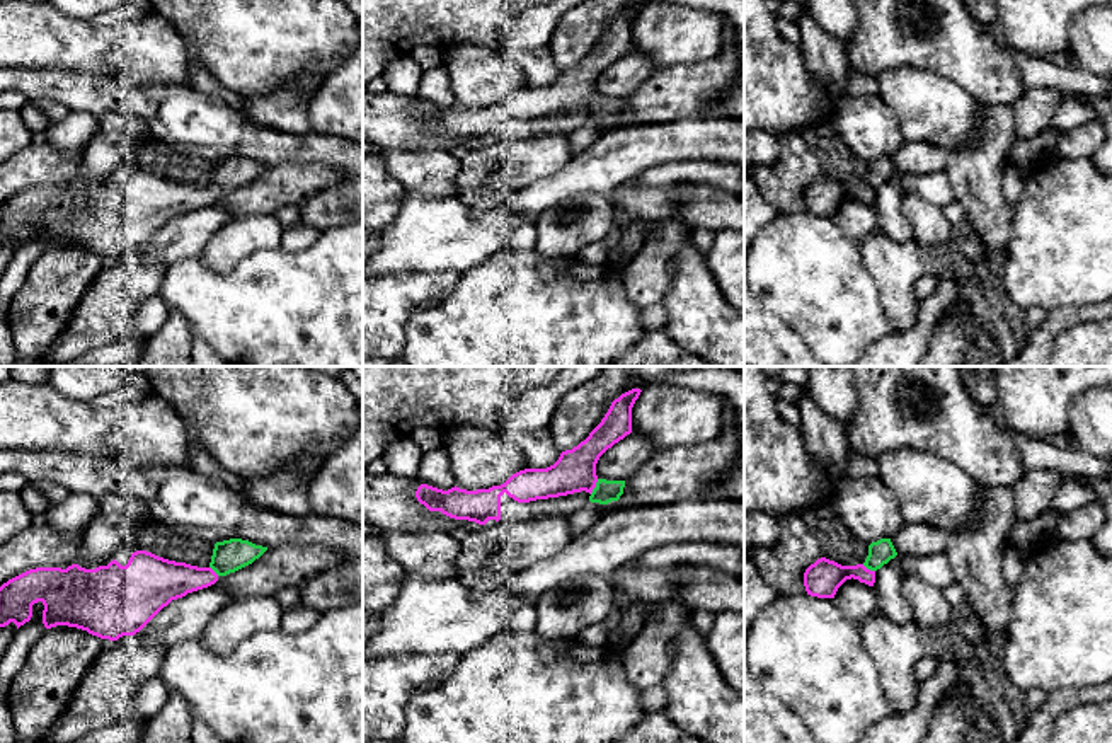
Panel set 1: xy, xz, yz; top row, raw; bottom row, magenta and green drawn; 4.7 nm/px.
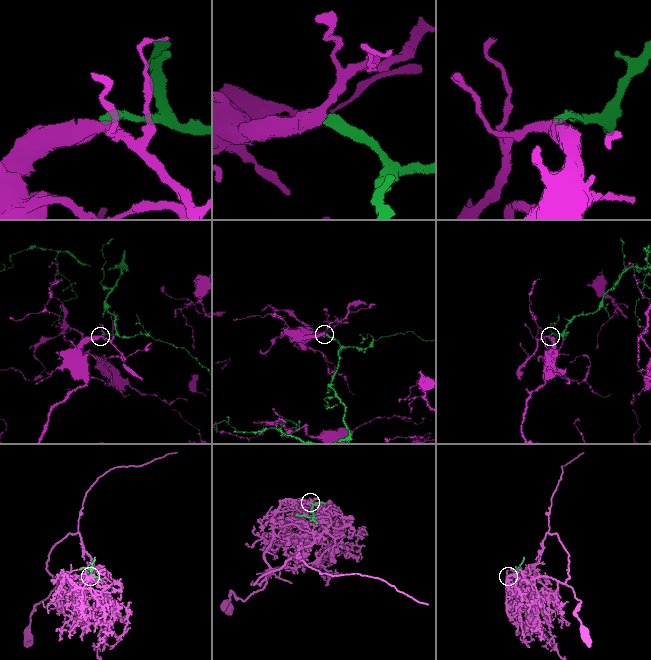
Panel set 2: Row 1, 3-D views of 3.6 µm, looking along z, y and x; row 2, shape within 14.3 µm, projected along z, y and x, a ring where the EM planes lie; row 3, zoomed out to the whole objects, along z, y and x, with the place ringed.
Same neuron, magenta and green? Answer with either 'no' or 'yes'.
yes

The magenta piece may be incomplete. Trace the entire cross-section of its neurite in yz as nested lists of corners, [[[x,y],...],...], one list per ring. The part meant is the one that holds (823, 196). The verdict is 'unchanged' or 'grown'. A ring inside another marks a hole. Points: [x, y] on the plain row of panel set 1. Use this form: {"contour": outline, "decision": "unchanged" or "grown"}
{"contour": [[[880,157],[868,164],[868,174],[863,182],[841,184],[826,176],[817,177],[804,191],[807,213],[817,216],[834,216],[838,206],[846,198],[858,198],[868,204],[875,201],[875,189],[897,174],[891,157]]], "decision": "grown"}

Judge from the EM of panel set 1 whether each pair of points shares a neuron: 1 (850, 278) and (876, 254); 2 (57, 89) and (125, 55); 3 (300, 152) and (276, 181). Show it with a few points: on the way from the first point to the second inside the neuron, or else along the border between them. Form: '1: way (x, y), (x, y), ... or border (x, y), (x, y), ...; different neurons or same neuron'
1: border (857, 247), (879, 292), (879, 302); different neurons
2: border (50, 69), (111, 74), (126, 86); different neurons
3: border (268, 164), (298, 162), (327, 164), (331, 167); different neurons

